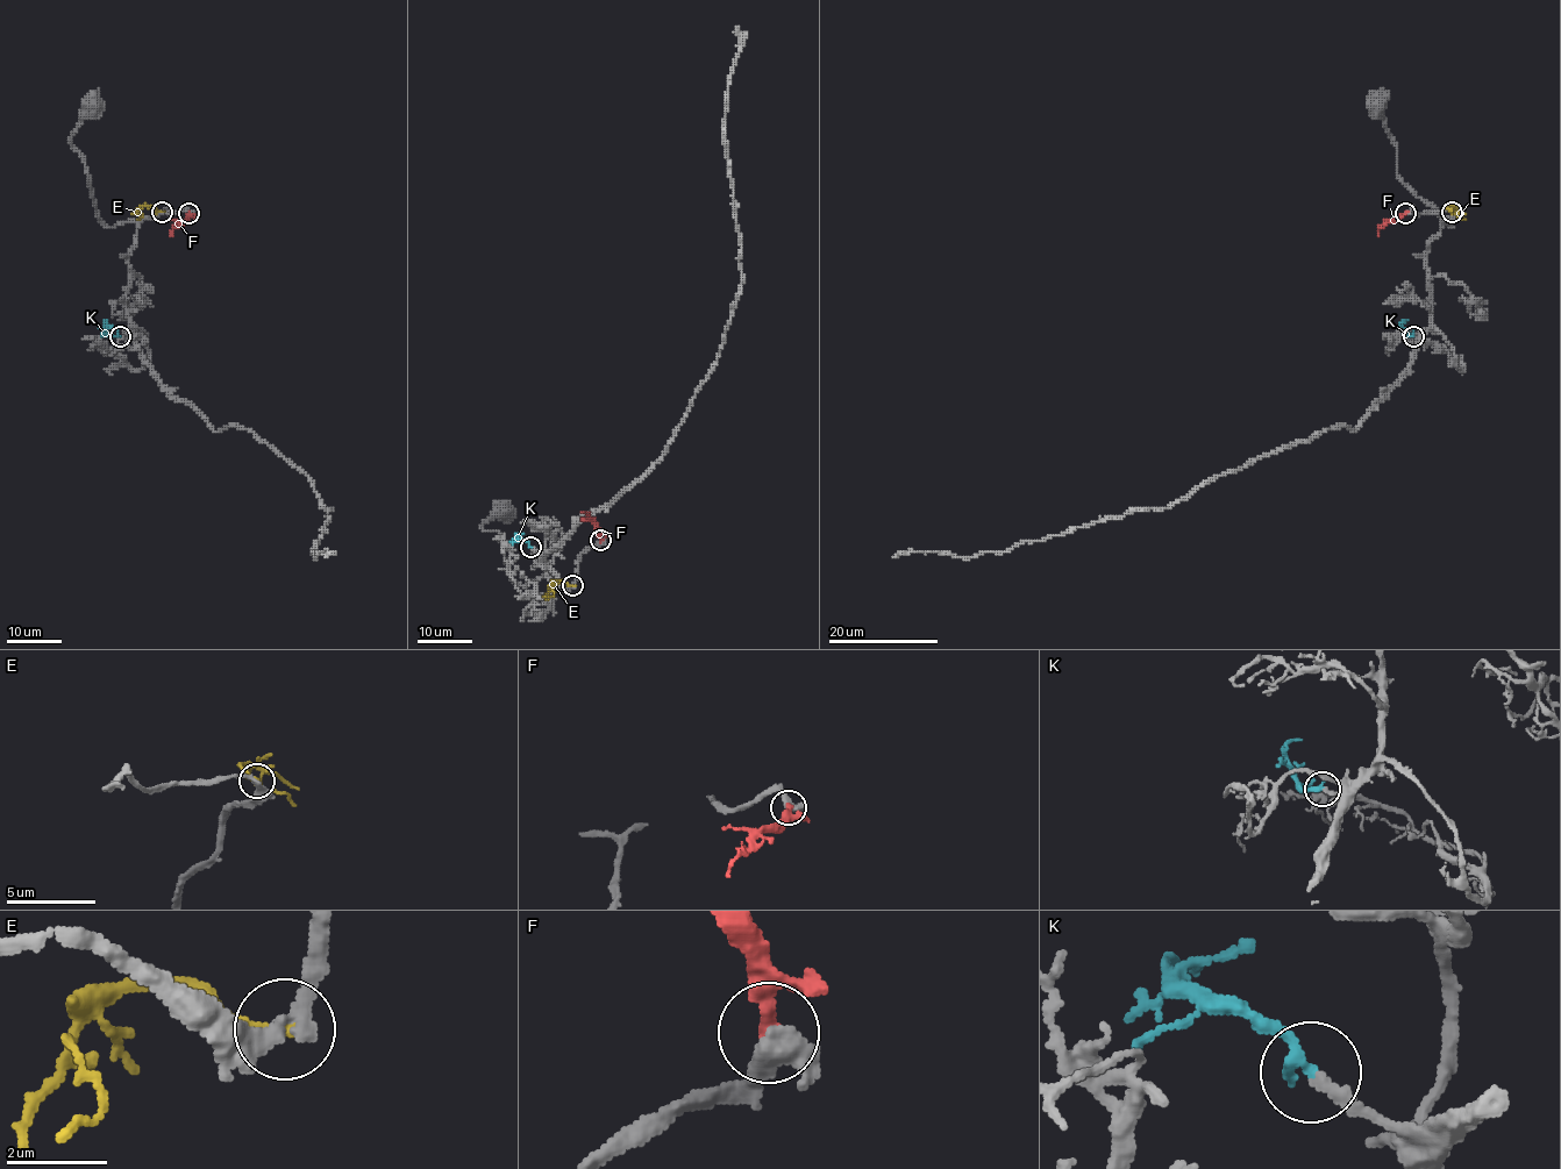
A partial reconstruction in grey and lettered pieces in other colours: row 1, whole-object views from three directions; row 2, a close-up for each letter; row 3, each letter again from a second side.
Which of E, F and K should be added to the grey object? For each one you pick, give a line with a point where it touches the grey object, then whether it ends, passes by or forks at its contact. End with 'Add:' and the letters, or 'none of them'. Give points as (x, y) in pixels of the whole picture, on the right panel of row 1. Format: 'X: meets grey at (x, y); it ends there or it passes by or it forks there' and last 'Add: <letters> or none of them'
K: meets grey at (1413, 336); it ends there
Add: K

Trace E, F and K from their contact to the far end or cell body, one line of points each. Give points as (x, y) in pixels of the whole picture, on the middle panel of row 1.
E: (574, 586), (555, 581), (550, 586), (553, 594), (549, 598)
F: (600, 540), (594, 524), (582, 511)
K: (530, 547), (518, 535), (515, 541)

